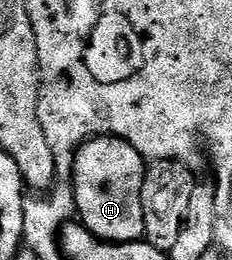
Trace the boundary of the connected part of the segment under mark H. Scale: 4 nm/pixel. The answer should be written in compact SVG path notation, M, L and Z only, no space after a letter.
M91 137L74 155L74 208L81 224L101 241L128 243L145 238L142 192L148 162L119 137Z

